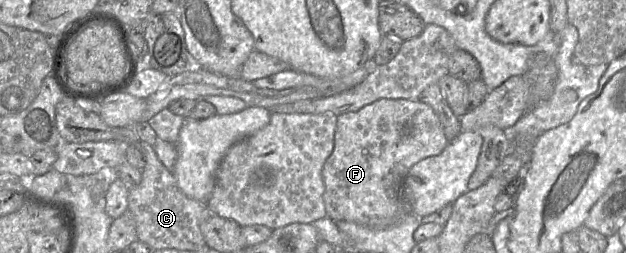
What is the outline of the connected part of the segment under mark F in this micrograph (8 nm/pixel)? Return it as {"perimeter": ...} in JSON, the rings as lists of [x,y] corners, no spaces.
{"perimeter":[[[380,99],[356,112],[337,117],[334,149],[322,169],[323,201],[327,217],[384,229],[410,214],[401,199],[402,182],[419,161],[439,155],[448,145],[441,122],[433,108],[420,100]]]}

